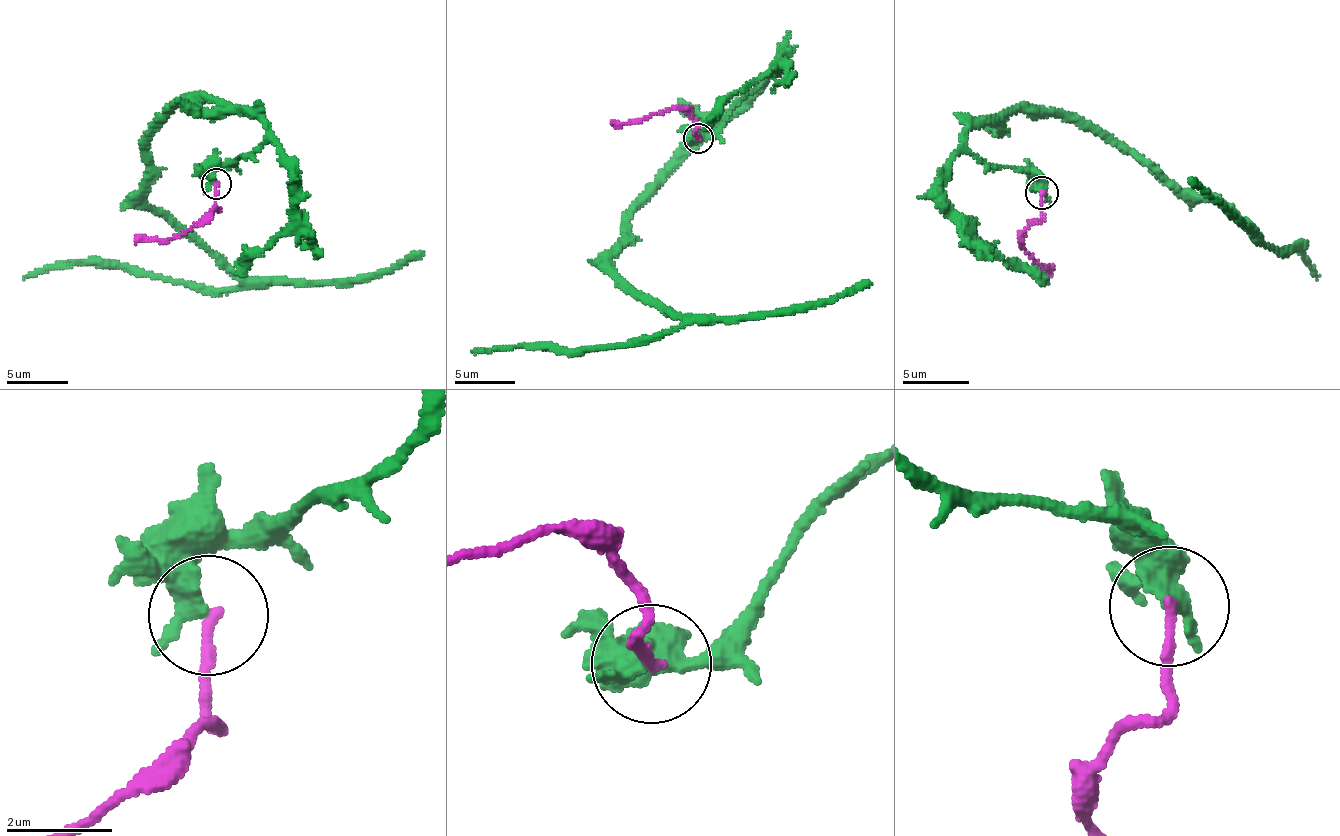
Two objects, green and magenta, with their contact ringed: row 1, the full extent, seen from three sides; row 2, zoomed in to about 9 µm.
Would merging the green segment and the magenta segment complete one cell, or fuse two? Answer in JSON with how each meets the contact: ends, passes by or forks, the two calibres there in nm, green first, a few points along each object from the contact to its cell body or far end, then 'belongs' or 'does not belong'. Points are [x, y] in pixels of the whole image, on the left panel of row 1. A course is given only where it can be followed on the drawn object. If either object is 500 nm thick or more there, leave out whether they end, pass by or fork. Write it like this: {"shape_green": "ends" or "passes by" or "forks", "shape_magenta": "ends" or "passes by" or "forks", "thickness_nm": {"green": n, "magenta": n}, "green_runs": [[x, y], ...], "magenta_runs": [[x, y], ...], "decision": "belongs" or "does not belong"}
{"shape_green": "passes by", "shape_magenta": "ends", "thickness_nm": {"green": 260, "magenta": 200}, "green_runs": [[215, 182], [267, 127], [214, 100], [168, 111], [142, 196], [237, 286], [127, 267], [47, 265], [23, 279]], "magenta_runs": [[215, 182], [218, 208], [197, 226], [165, 240], [135, 235]], "decision": "does not belong"}

